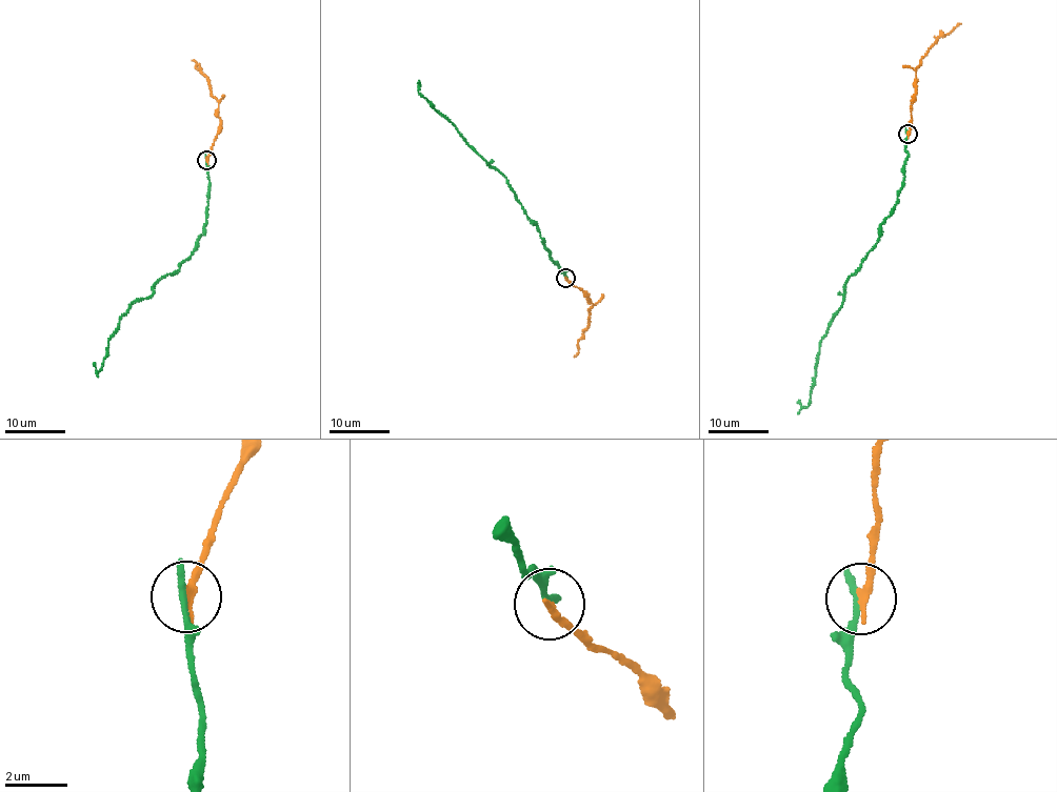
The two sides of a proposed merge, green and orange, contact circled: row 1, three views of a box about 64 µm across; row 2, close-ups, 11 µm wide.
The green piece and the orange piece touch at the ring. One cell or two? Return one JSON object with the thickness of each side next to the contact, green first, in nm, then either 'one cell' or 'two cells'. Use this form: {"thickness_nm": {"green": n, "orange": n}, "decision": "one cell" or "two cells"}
{"thickness_nm": {"green": 260, "orange": 280}, "decision": "two cells"}

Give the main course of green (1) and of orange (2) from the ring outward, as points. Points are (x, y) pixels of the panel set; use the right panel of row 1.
1: (906, 135), (904, 180), (893, 210), (851, 273), (843, 302), (821, 340), (811, 401), (802, 406), (799, 401)
2: (909, 135), (917, 65), (935, 40), (961, 23)

